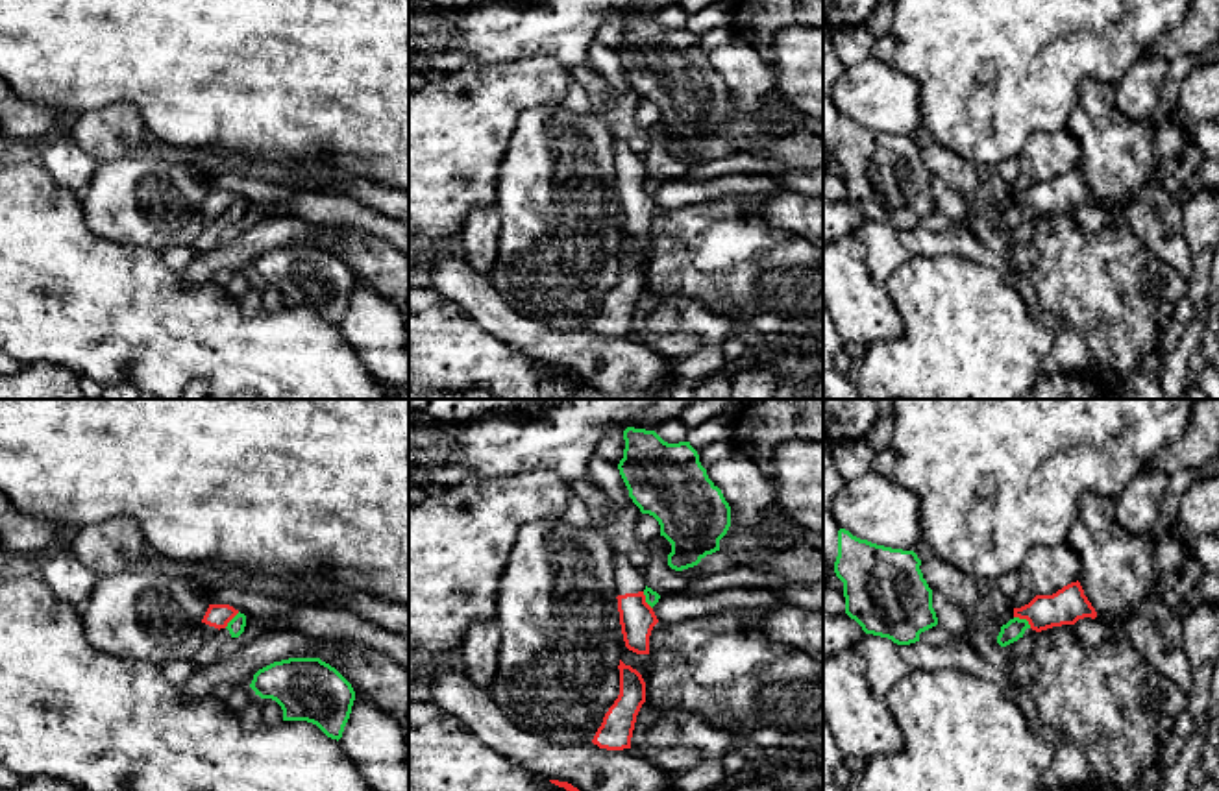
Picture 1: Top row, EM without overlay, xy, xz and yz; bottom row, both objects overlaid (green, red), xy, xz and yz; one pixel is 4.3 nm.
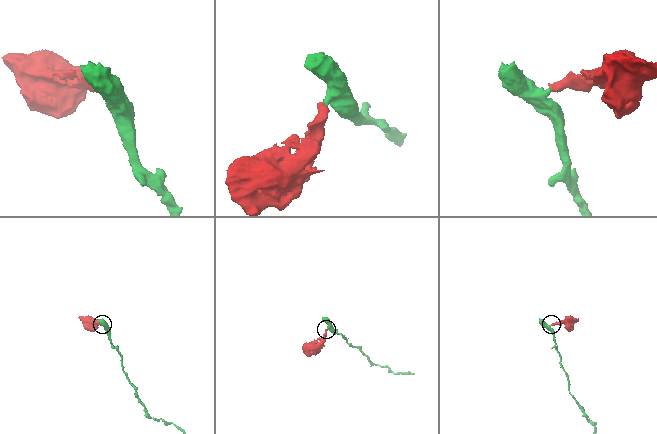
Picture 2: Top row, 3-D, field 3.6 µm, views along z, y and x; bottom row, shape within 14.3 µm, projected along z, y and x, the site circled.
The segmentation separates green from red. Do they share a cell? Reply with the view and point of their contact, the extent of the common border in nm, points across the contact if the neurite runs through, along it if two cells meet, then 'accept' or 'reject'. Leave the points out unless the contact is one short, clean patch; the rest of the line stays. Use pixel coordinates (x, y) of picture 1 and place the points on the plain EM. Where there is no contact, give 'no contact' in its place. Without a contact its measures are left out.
meets green in yz at (1023, 206); contact 90 nm long; border along yz (1014, 202), (1023, 204), (1031, 213); reject

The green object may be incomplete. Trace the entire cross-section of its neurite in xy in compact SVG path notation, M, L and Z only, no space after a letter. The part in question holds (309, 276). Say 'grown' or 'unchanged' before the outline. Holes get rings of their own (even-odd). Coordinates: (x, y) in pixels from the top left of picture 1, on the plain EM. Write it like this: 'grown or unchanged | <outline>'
unchanged | M320 244L274 248L253 261L250 274L261 285L276 286L283 307L313 309L337 327L355 286L351 270Z

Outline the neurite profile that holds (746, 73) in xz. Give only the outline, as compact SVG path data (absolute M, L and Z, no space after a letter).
M731 26L712 28L697 37L708 65L718 72L731 92L731 109L745 116L764 116L768 103L777 98L775 76L768 57L742 44Z

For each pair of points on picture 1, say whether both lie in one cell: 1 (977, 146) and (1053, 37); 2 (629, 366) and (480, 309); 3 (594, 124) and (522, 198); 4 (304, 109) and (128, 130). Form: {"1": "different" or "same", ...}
{"1": "same", "2": "same", "3": "same", "4": "different"}

